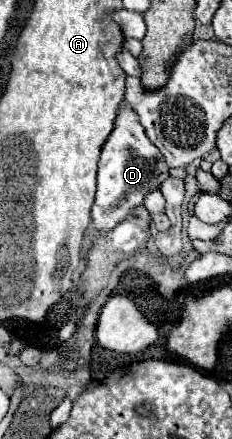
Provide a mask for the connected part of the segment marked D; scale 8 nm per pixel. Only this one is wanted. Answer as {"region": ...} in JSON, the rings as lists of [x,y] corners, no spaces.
{"region":[[[123,105],[117,119],[115,119],[115,129],[109,135],[109,139],[103,145],[103,151],[101,151],[99,171],[97,171],[97,195],[95,195],[95,205],[93,205],[93,211],[91,211],[93,223],[87,229],[85,239],[89,241],[89,245],[83,247],[83,259],[89,253],[89,249],[93,245],[91,241],[95,239],[95,235],[99,231],[105,233],[105,231],[113,229],[119,221],[123,221],[129,215],[129,211],[133,207],[143,203],[143,197],[151,189],[161,187],[161,183],[167,177],[169,177],[169,167],[161,159],[161,153],[145,135],[135,111],[129,109],[127,105]]]}

